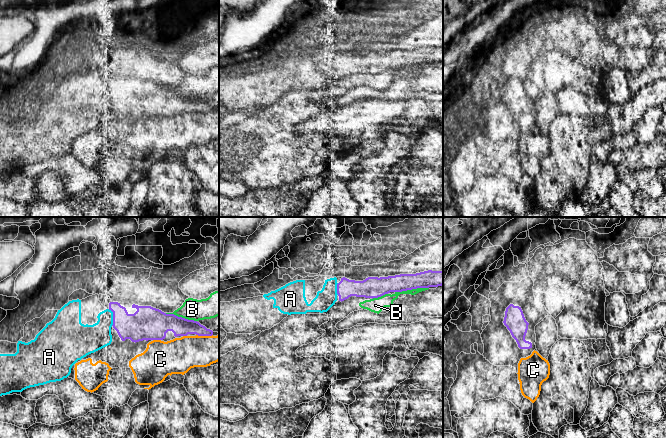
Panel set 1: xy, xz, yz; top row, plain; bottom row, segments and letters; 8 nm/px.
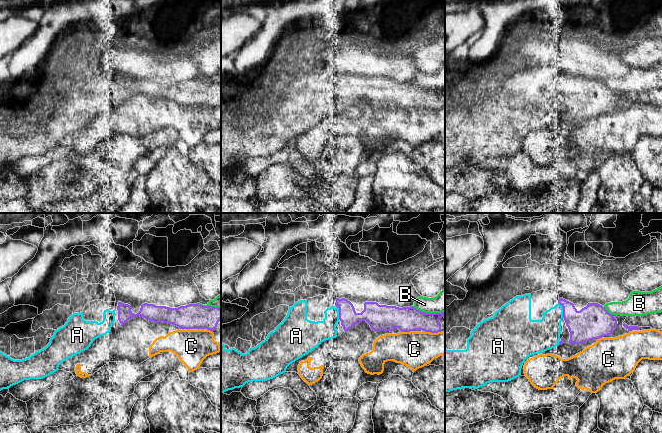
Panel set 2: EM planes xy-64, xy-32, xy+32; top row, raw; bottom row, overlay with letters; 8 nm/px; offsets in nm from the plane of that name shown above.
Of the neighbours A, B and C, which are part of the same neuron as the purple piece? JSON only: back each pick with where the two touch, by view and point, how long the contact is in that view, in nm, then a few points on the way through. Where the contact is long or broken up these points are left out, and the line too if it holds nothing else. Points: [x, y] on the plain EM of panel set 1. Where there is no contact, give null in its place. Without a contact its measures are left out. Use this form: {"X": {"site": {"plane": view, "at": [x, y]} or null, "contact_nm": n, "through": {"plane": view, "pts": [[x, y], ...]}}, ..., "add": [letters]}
{"A": {"site": {"plane": "xy", "at": [113, 93]}, "contact_nm": 140}, "add": ["A"]}

